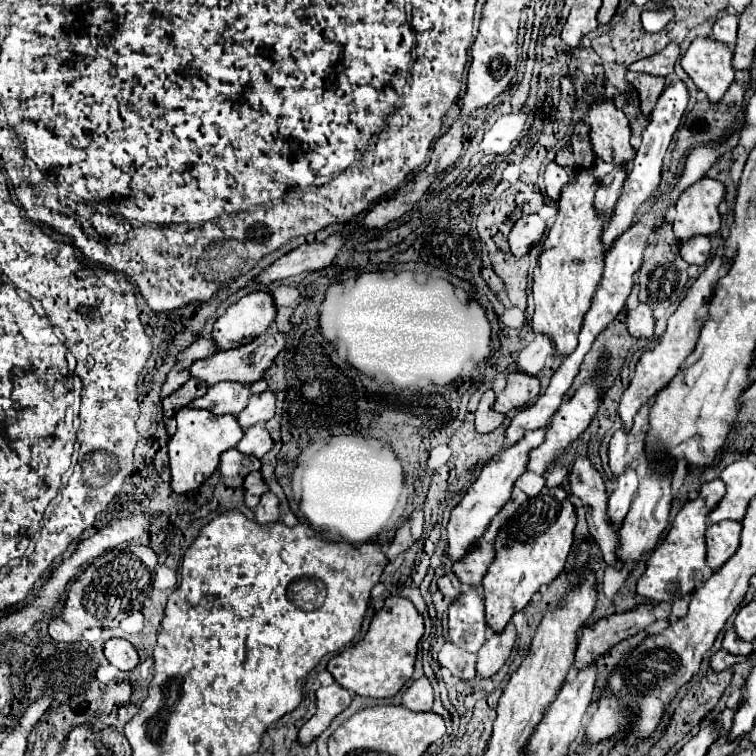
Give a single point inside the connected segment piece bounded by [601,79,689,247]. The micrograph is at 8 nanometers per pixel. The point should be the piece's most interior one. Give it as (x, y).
(644, 179)

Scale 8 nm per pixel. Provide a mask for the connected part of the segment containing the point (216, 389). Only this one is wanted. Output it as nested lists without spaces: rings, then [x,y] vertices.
[[[223,381],[223,383],[215,383],[213,387],[209,387],[207,395],[195,399],[195,403],[191,407],[207,409],[215,415],[225,415],[225,413],[235,415],[247,407],[251,395],[253,393],[249,389],[249,385]]]

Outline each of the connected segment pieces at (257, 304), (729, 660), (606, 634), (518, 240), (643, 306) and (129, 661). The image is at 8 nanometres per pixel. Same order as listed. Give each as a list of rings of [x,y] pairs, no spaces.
[[[255,291],[231,305],[215,321],[213,341],[219,349],[241,347],[265,333],[277,317],[277,307],[269,291]]]
[[[721,649],[711,657],[711,669],[713,671],[723,671],[723,669],[727,669],[727,667],[739,663],[739,661],[743,661],[743,657],[733,657],[729,651]]]
[[[657,603],[657,605],[639,605],[627,613],[621,613],[621,615],[609,615],[609,617],[603,617],[599,619],[597,623],[593,625],[585,625],[579,633],[579,639],[577,639],[577,651],[575,651],[575,669],[585,669],[589,667],[589,663],[597,661],[603,653],[607,653],[611,647],[615,647],[619,641],[625,641],[633,635],[637,635],[639,631],[647,629],[651,623],[655,621],[671,621],[671,605],[669,603]]]
[[[527,215],[527,217],[521,217],[511,233],[509,233],[509,247],[511,247],[511,253],[519,259],[523,255],[527,255],[543,237],[545,233],[545,221],[539,217],[539,215]]]
[[[639,303],[633,311],[627,311],[627,329],[631,337],[637,339],[649,339],[653,335],[653,313],[647,303]]]
[[[109,639],[103,647],[105,659],[121,671],[133,671],[139,663],[139,655],[125,639]]]

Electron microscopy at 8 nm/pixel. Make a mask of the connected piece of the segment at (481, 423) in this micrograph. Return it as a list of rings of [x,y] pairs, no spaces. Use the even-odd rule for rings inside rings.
[[[487,391],[481,397],[481,403],[475,411],[475,429],[477,429],[477,433],[491,433],[503,423],[505,417],[501,413],[493,411],[493,403],[495,403],[495,393]]]

